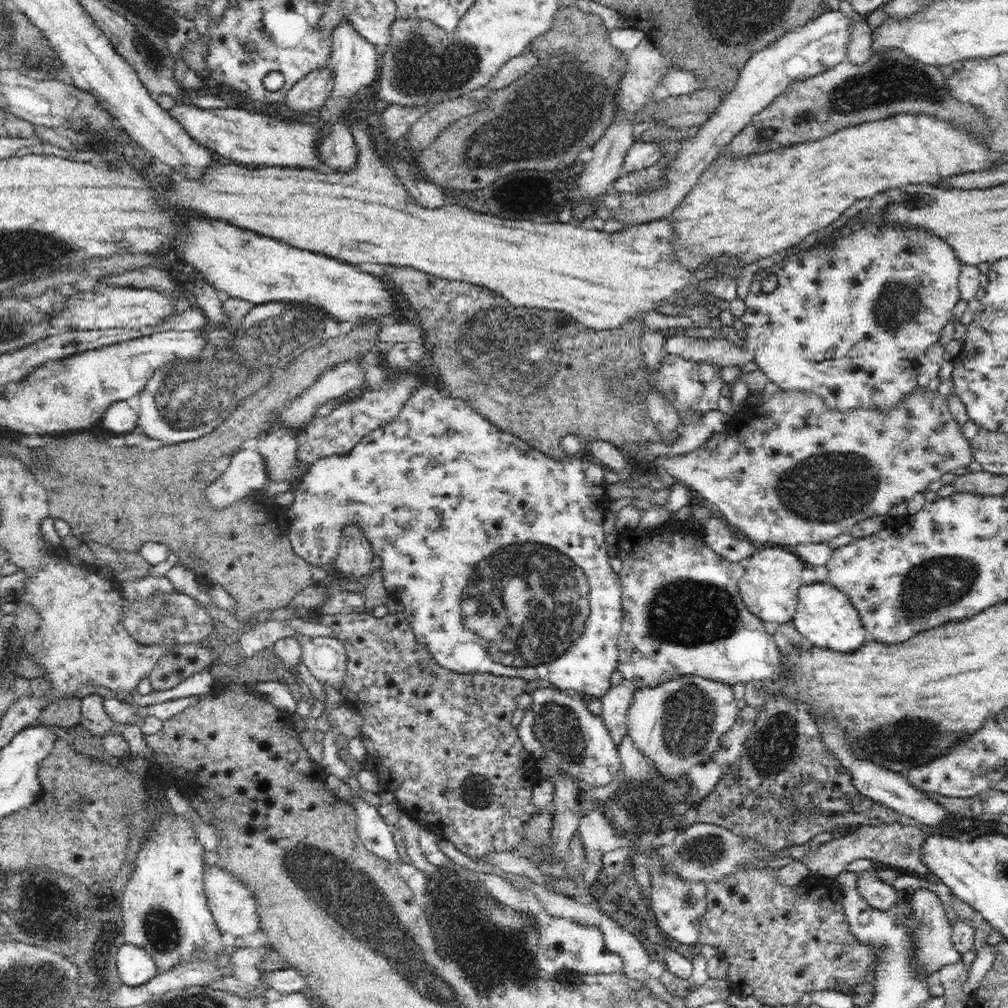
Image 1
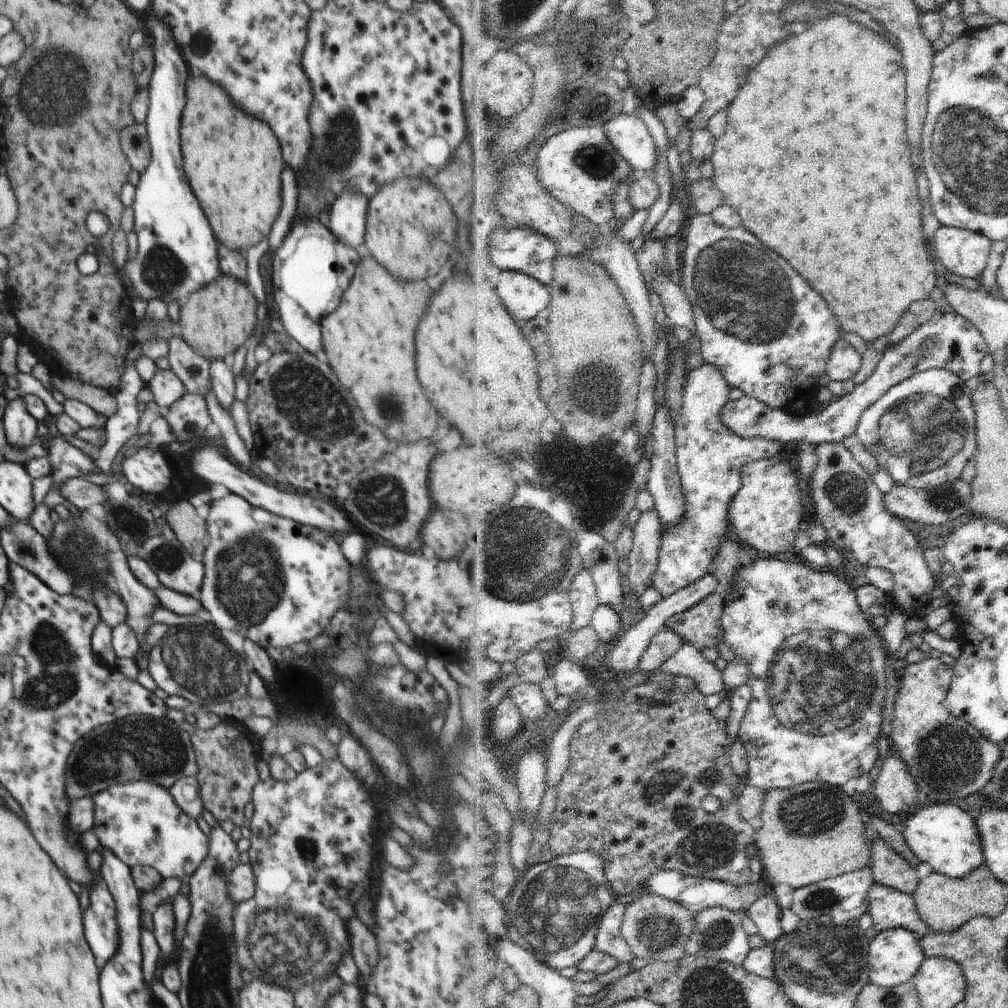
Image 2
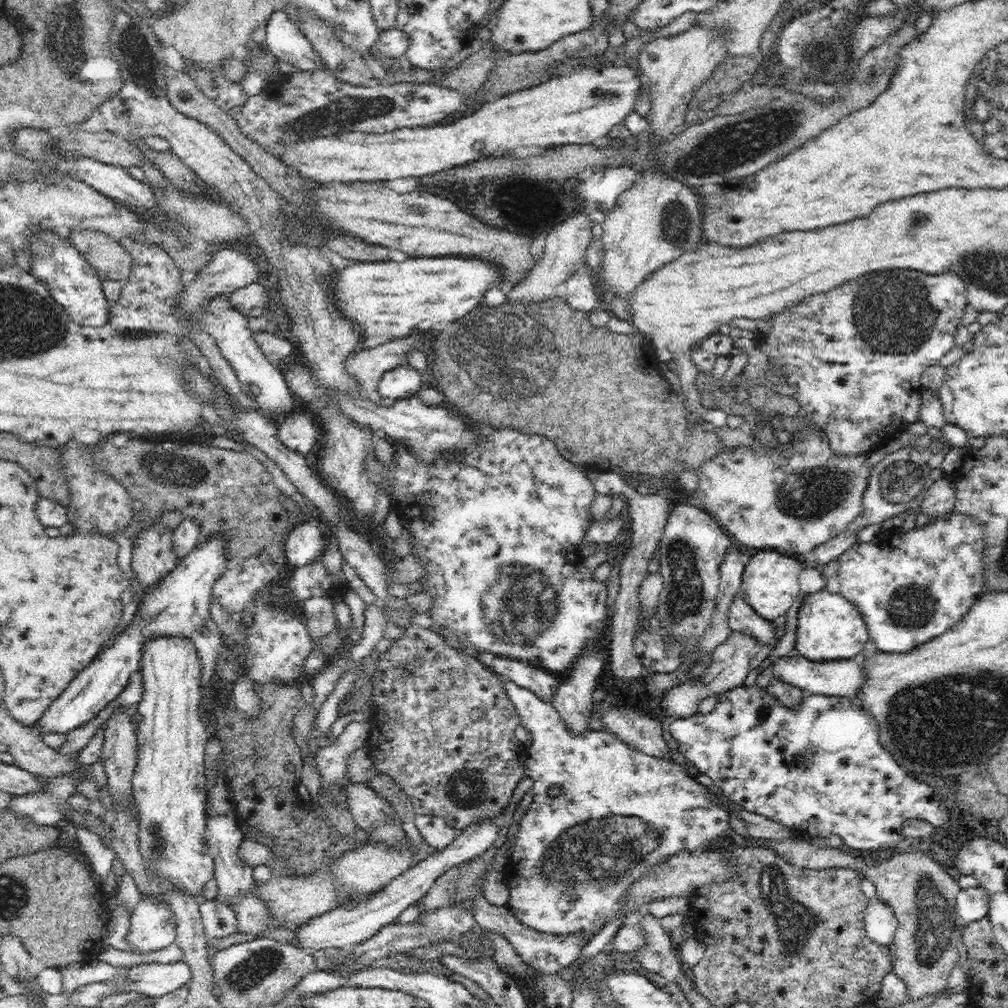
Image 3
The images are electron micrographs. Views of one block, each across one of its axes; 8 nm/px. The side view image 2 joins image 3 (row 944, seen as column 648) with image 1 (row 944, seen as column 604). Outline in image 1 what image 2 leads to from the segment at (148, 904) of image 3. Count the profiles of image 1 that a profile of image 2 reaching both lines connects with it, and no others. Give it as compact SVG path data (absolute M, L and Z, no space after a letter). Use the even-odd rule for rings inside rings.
M128 943L119 948L116 958L122 985L138 988L158 974L154 961L146 951Z

